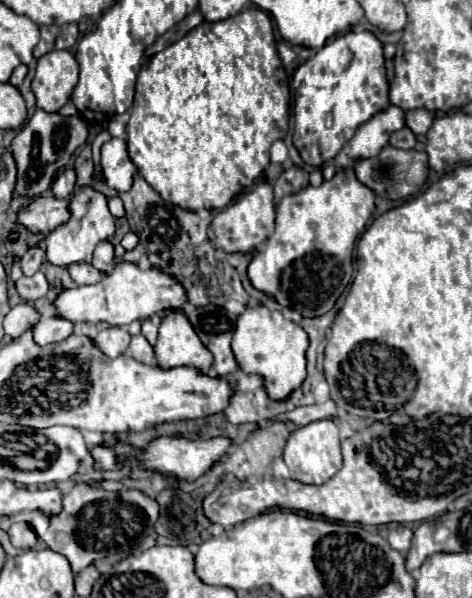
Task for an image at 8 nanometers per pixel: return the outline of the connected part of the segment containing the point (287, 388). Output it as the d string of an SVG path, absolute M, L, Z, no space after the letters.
M265 306L247 308L237 320L231 346L239 368L247 374L259 374L273 400L285 400L307 376L305 350L309 346L309 338L299 324L287 320L279 310L269 310Z

